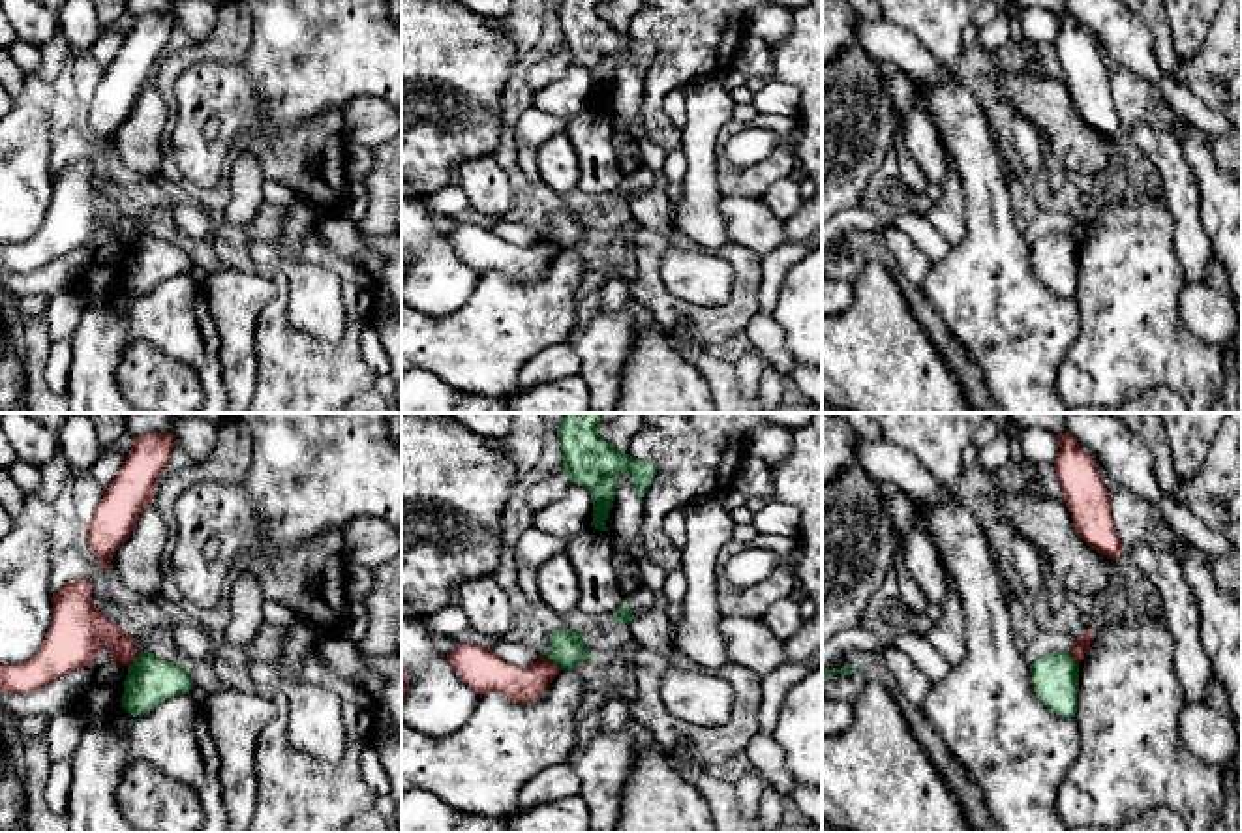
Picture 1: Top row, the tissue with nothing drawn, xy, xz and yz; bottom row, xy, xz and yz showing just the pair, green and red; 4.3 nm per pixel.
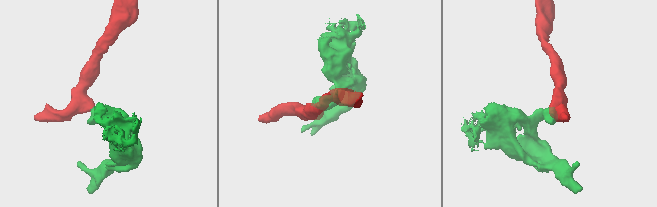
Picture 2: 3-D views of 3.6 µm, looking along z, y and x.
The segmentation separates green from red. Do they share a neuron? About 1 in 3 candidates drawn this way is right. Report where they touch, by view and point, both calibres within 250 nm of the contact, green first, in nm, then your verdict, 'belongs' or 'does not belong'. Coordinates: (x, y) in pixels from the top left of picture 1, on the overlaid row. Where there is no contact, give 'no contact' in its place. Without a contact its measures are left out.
meets green in xy at (136, 659); 200 nm thick on the green side, 200 nm on the other; does not belong

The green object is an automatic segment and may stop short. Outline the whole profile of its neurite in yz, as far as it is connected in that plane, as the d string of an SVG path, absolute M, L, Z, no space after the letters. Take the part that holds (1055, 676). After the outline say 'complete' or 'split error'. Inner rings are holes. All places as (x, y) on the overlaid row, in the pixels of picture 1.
M1051 653L1030 664L1034 690L1053 713L1071 719L1077 713L1079 662L1073 655Z; complete

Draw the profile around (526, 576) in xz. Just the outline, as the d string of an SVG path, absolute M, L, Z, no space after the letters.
M518 567L518 585L529 604L533 604L533 606L542 604L540 593L537 587L537 570L533 570L529 567Z

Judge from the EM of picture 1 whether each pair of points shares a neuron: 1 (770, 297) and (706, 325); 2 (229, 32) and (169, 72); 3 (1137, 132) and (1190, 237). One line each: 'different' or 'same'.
1: different
2: same
3: same

